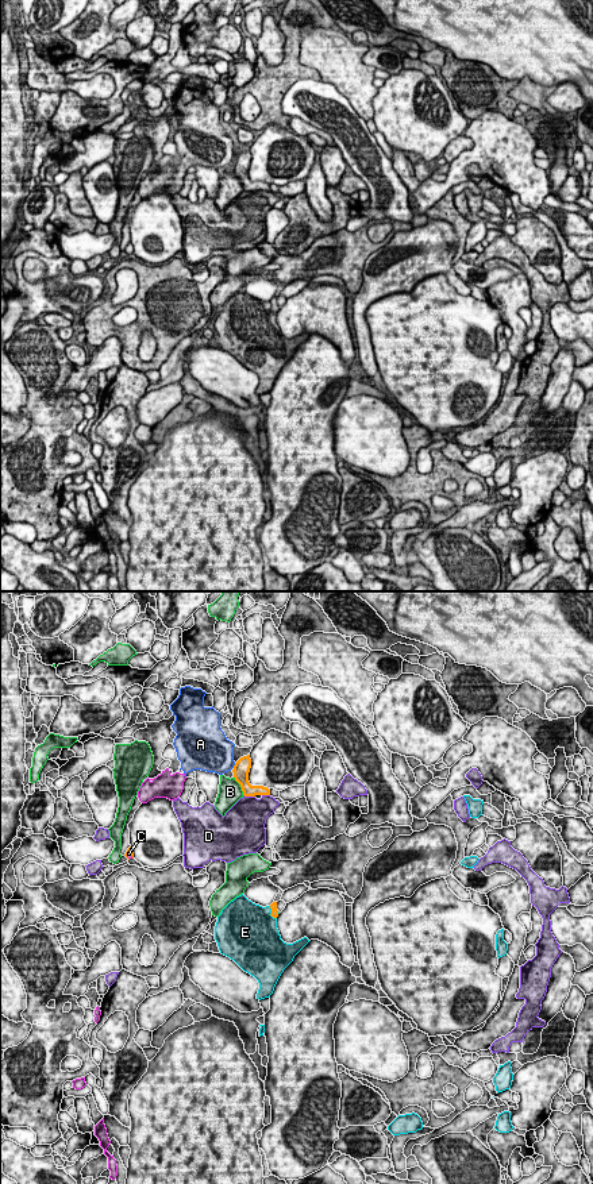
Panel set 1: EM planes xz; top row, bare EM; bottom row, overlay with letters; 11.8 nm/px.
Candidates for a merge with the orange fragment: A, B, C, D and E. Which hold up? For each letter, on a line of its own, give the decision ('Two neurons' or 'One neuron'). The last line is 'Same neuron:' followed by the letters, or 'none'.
A: Two neurons
B: Two neurons
C: Two neurons
D: Two neurons
E: Two neurons
Same neuron: none

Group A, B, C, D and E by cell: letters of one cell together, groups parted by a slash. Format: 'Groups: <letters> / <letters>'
Groups: A C / B E / D

